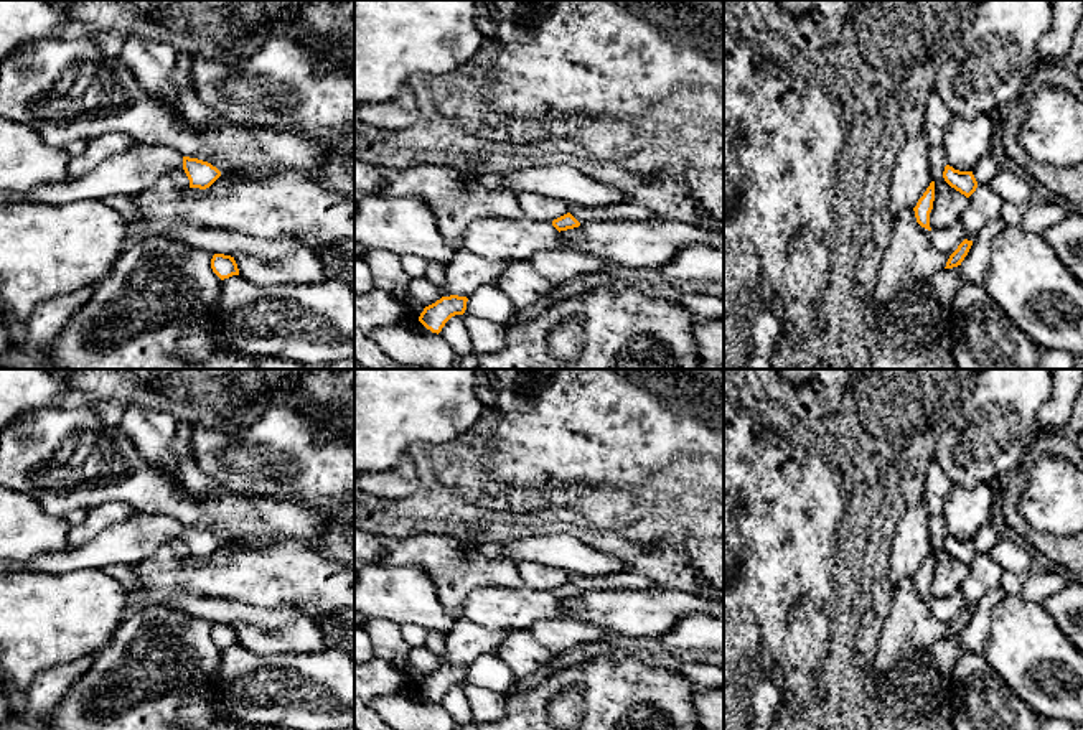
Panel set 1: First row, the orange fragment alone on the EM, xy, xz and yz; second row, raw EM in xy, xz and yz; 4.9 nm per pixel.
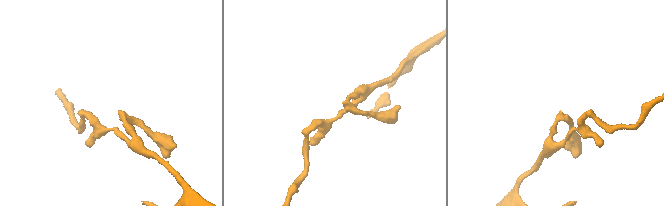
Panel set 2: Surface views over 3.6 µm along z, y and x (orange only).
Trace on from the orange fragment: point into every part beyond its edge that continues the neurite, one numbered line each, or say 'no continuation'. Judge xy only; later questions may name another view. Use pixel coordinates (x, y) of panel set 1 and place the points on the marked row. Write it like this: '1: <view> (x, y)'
1: xy (134, 172)

